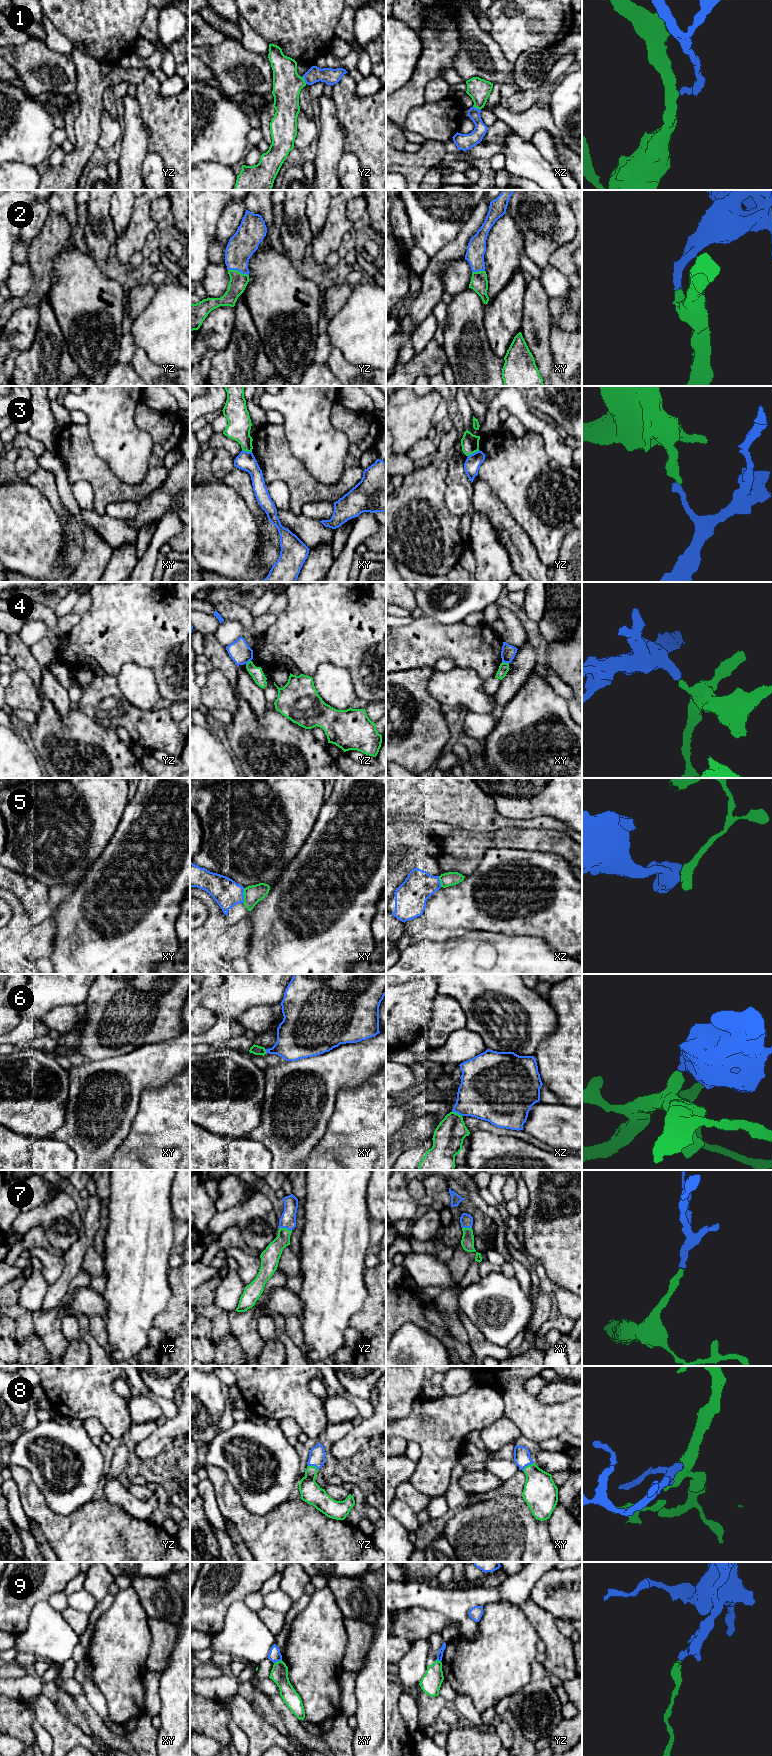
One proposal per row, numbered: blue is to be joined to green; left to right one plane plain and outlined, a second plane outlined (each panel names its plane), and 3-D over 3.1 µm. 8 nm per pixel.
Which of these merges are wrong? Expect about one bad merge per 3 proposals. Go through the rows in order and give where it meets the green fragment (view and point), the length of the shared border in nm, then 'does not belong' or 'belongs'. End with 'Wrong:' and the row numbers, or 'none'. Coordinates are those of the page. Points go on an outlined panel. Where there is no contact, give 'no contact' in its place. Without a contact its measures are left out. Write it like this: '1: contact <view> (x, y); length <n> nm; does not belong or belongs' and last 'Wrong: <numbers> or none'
1: contact xz (477, 108); length 70 nm; belongs
2: contact yz (238, 271); length 180 nm; belongs
3: contact yz (473, 452); length 110 nm; does not belong
4: contact xy (505, 663); length 60 nm; does not belong
5: contact xy (244, 896); length 130 nm; does not belong
6: contact xz (457, 1113); length 90 nm; belongs
7: contact yz (285, 1228); length 110 nm; belongs
8: contact xy (528, 1465); length 110 nm; belongs
9: contact xy (278, 1661); length 70 nm; does not belong
Wrong: 3, 4, 5, 9

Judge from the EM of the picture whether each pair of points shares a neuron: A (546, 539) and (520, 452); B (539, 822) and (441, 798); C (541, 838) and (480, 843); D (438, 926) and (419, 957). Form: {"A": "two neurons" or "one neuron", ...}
{"A": "one neuron", "B": "one neuron", "C": "one neuron", "D": "two neurons"}

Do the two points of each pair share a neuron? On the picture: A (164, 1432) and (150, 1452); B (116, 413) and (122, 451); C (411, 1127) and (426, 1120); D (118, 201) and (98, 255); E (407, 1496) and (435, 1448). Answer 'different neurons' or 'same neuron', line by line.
A: same neuron
B: same neuron
C: same neuron
D: different neurons
E: different neurons

